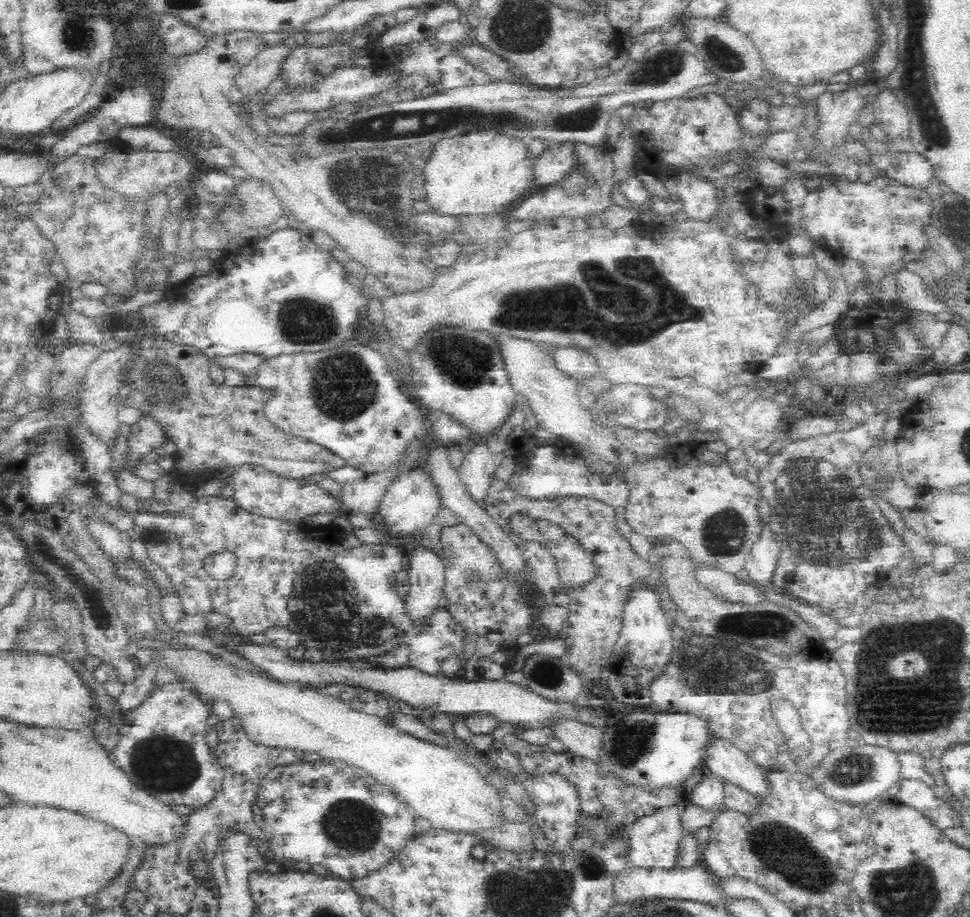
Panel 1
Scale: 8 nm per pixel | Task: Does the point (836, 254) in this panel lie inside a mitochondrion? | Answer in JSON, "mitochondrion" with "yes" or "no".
{"mitochondrion":"no"}

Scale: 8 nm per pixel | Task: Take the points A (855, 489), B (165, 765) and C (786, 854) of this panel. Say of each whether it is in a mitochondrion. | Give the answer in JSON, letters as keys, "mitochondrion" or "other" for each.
{"A":"mitochondrion","B":"mitochondrion","C":"mitochondrion"}

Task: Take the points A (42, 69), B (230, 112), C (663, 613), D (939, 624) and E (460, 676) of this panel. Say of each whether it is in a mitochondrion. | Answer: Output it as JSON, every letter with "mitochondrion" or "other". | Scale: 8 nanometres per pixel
{"A":"other","B":"other","C":"other","D":"mitochondrion","E":"other"}

